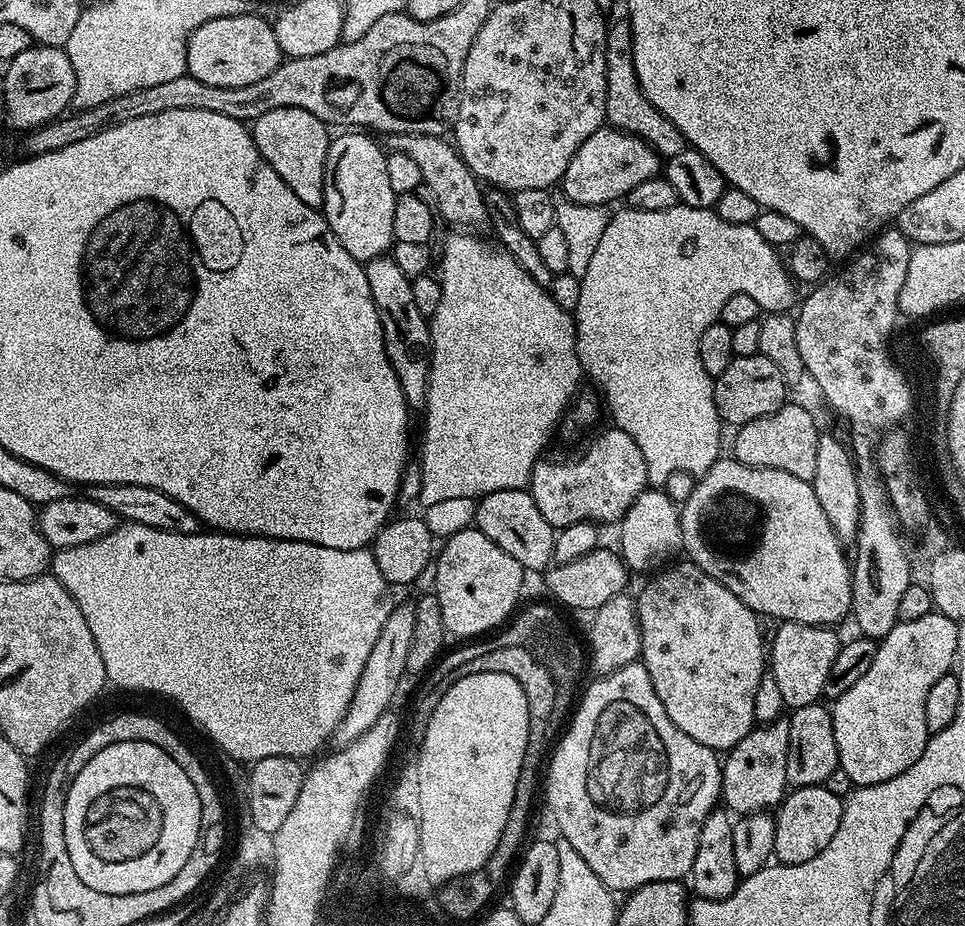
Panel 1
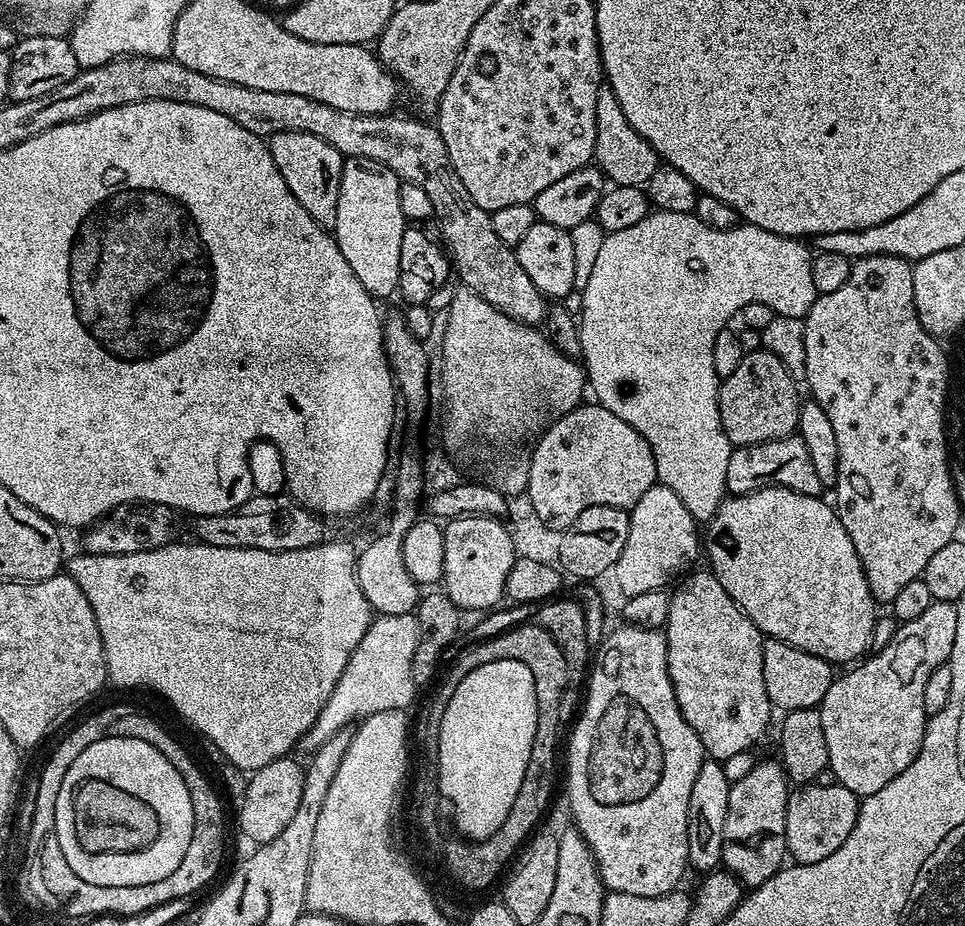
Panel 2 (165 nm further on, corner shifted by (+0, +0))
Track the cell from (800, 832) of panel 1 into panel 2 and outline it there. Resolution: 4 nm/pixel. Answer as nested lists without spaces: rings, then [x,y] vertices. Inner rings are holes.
[[[809,782],[797,787],[788,797],[785,810],[787,855],[798,864],[822,862],[850,838],[860,813],[860,800],[845,784],[818,785]]]

